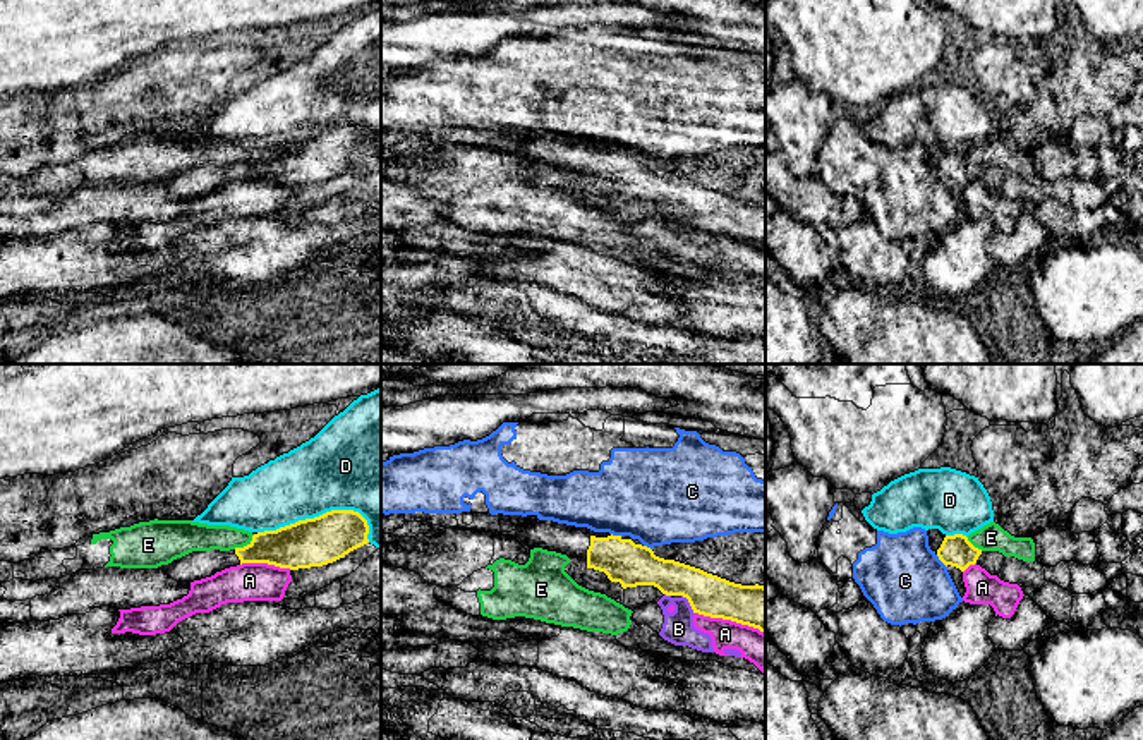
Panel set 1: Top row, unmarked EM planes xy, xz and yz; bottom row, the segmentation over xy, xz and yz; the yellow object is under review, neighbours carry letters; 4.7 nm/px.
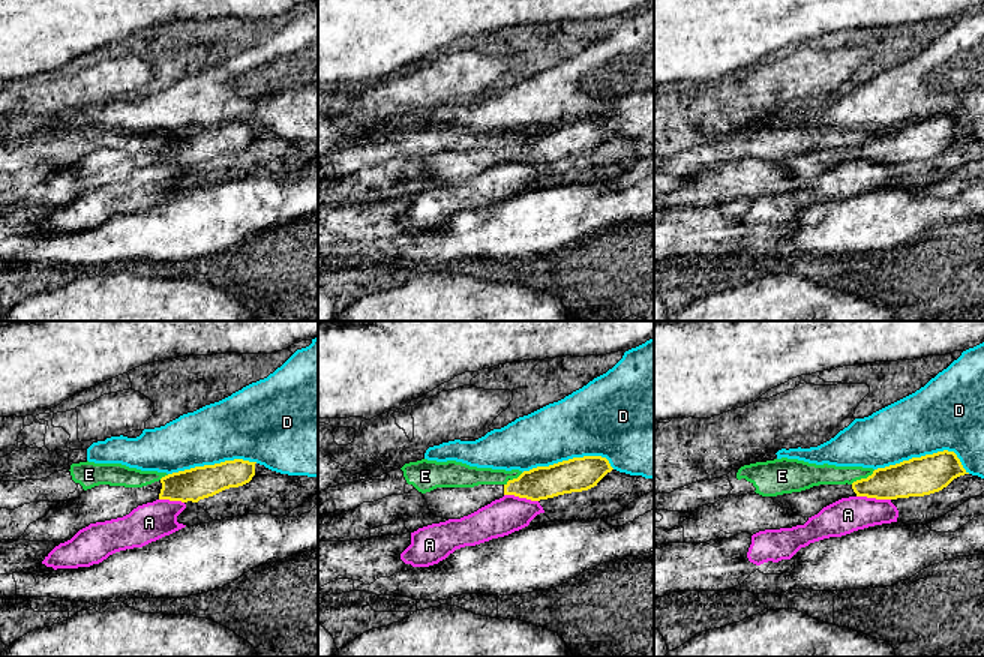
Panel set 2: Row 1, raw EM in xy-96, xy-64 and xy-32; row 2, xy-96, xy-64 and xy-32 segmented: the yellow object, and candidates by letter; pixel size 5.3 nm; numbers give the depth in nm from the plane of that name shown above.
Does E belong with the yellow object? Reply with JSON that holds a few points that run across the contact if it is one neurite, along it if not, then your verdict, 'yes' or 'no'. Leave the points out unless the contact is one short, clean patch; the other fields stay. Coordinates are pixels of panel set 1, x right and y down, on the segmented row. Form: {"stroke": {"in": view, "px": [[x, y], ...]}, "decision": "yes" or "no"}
{"stroke": {"in": "xy", "px": [[254, 534], [246, 545], [234, 548]]}, "decision": "no"}

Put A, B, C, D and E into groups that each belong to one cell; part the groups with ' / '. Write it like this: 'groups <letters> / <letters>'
groups A / B E / C / D

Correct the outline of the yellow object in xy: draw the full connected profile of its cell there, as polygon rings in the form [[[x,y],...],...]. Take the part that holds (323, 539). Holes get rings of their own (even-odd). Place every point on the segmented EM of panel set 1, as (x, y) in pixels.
[[[331,510],[276,531],[252,536],[244,548],[192,551],[158,567],[177,582],[194,582],[242,563],[268,563],[280,568],[311,568],[333,563],[369,543],[367,520],[354,510]]]

